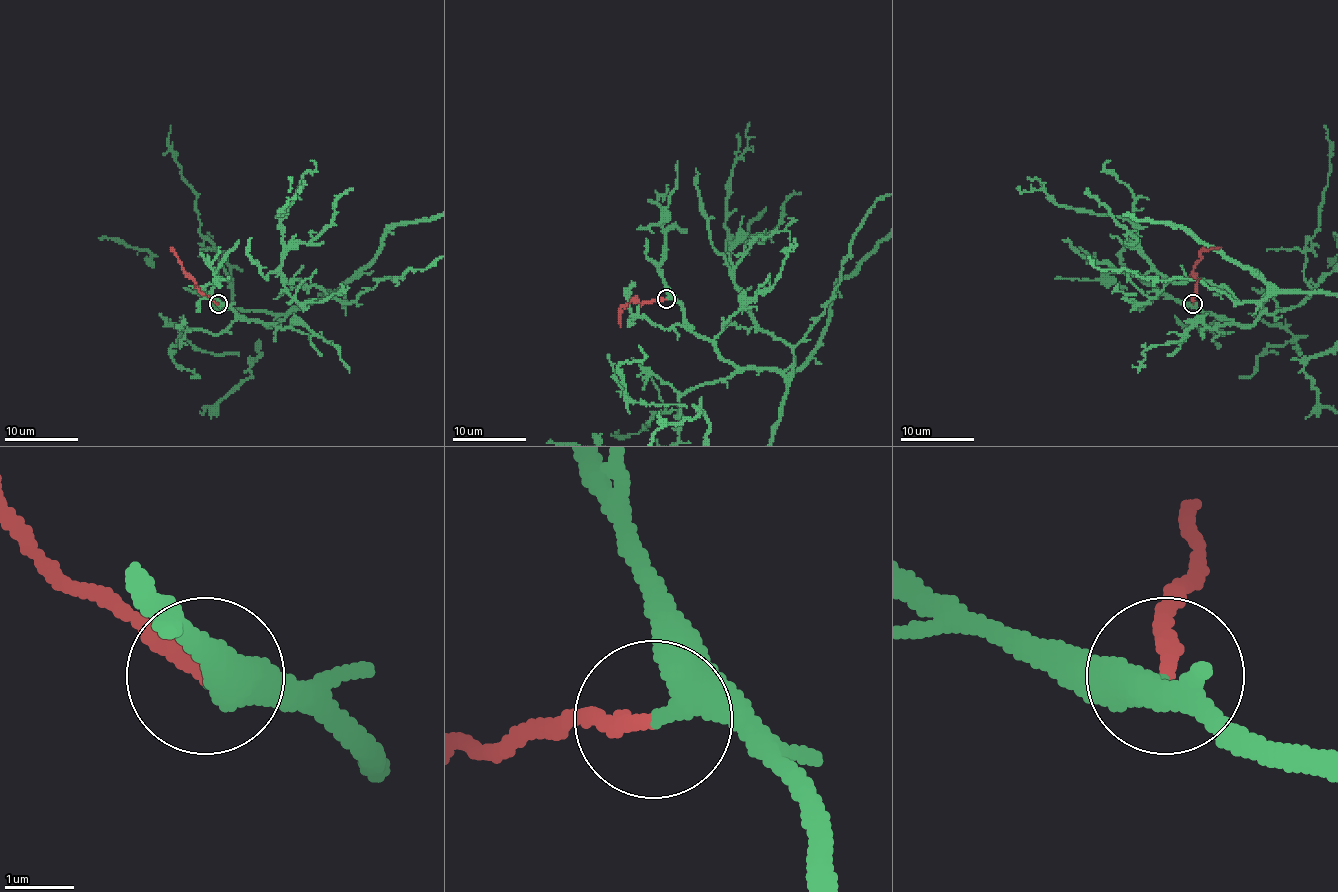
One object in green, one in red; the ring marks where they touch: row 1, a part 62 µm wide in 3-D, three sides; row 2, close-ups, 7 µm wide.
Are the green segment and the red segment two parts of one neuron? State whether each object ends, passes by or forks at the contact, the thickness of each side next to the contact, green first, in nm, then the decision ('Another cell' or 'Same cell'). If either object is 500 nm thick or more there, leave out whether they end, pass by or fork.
At the ring green passes by. At the ring red ends. Thickness 320 nm (green) against 240 nm. Same cell

